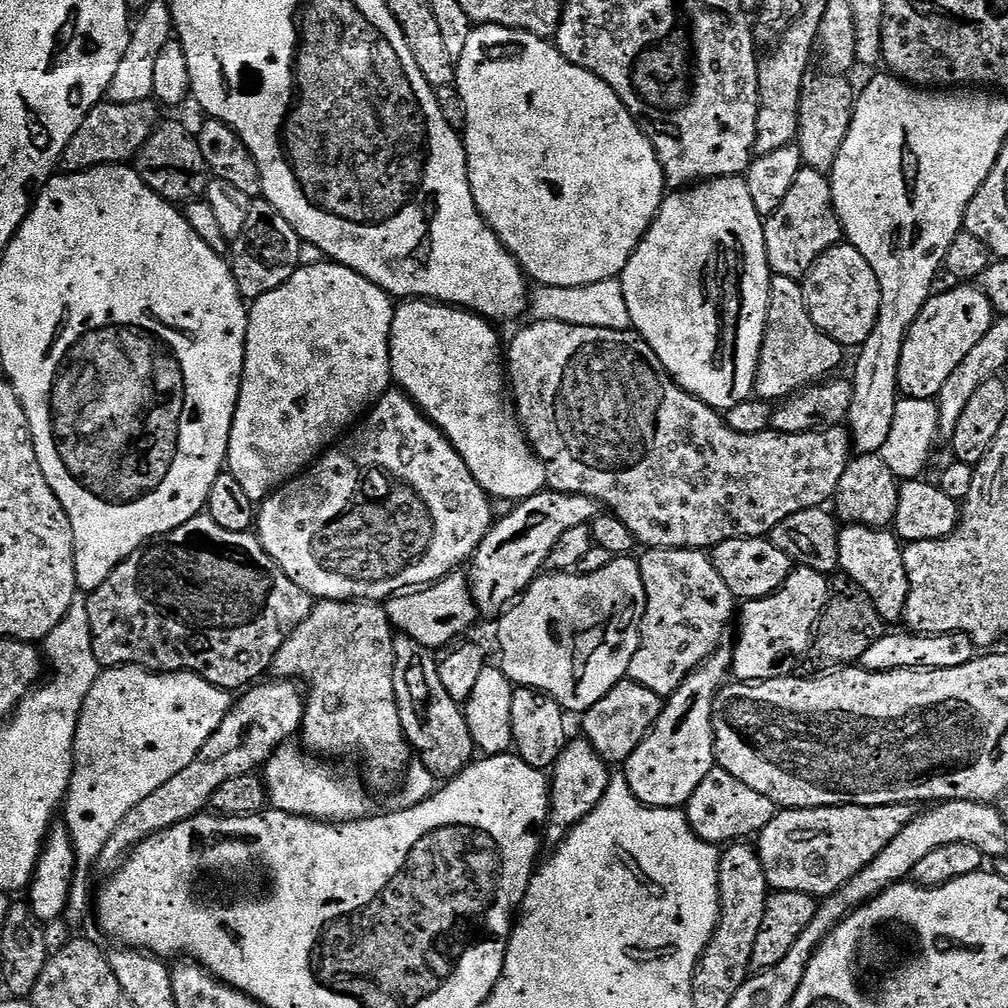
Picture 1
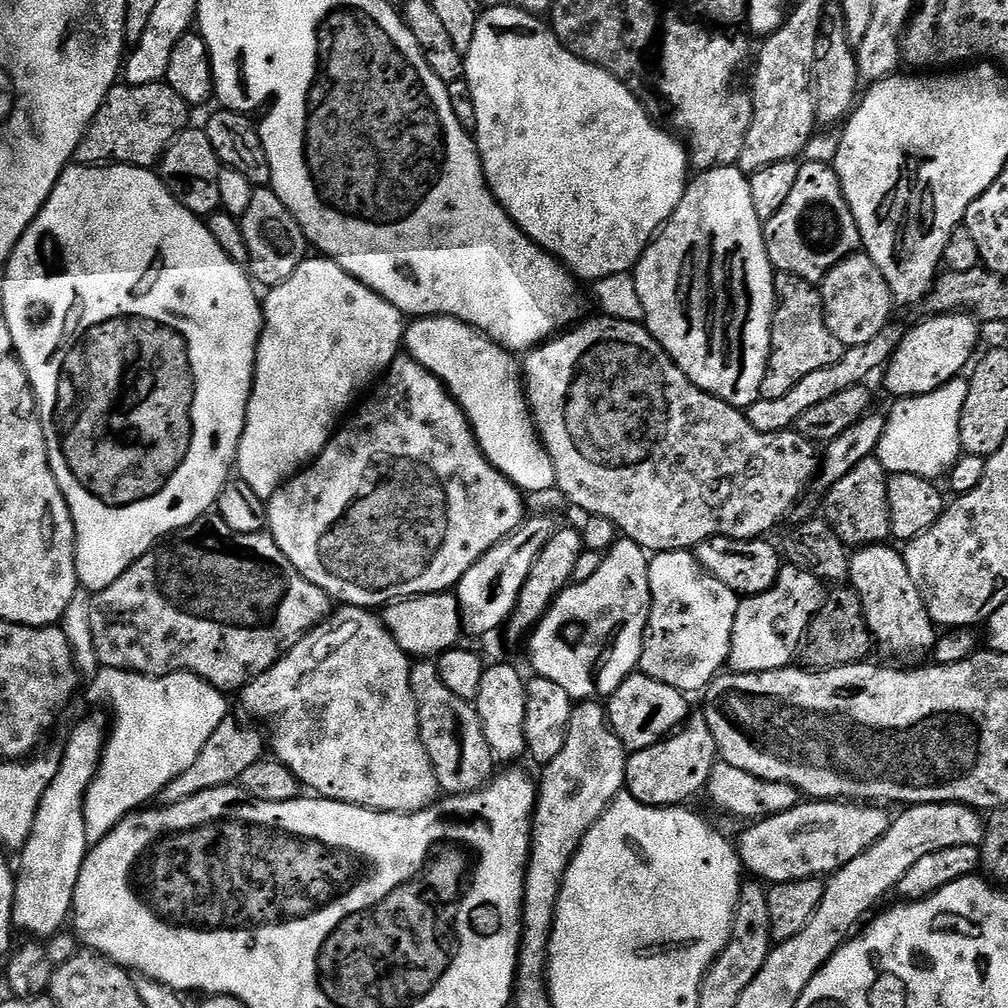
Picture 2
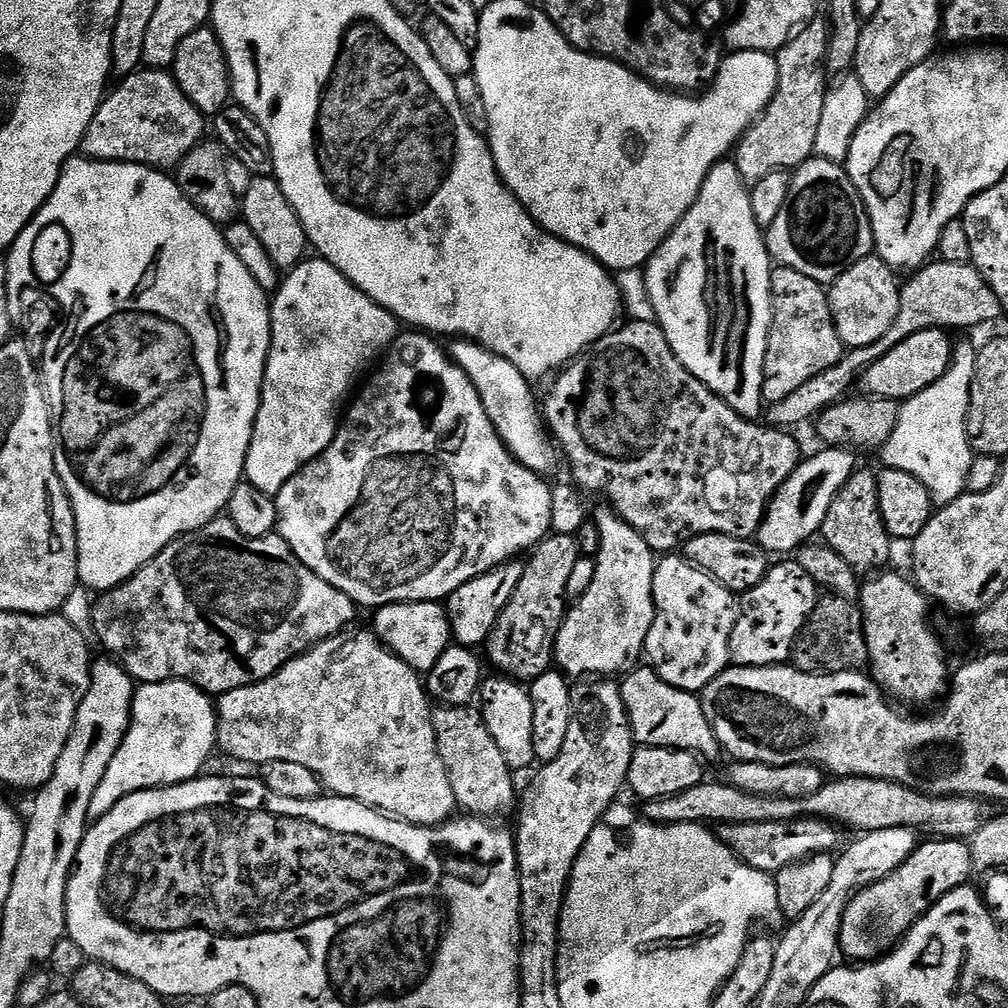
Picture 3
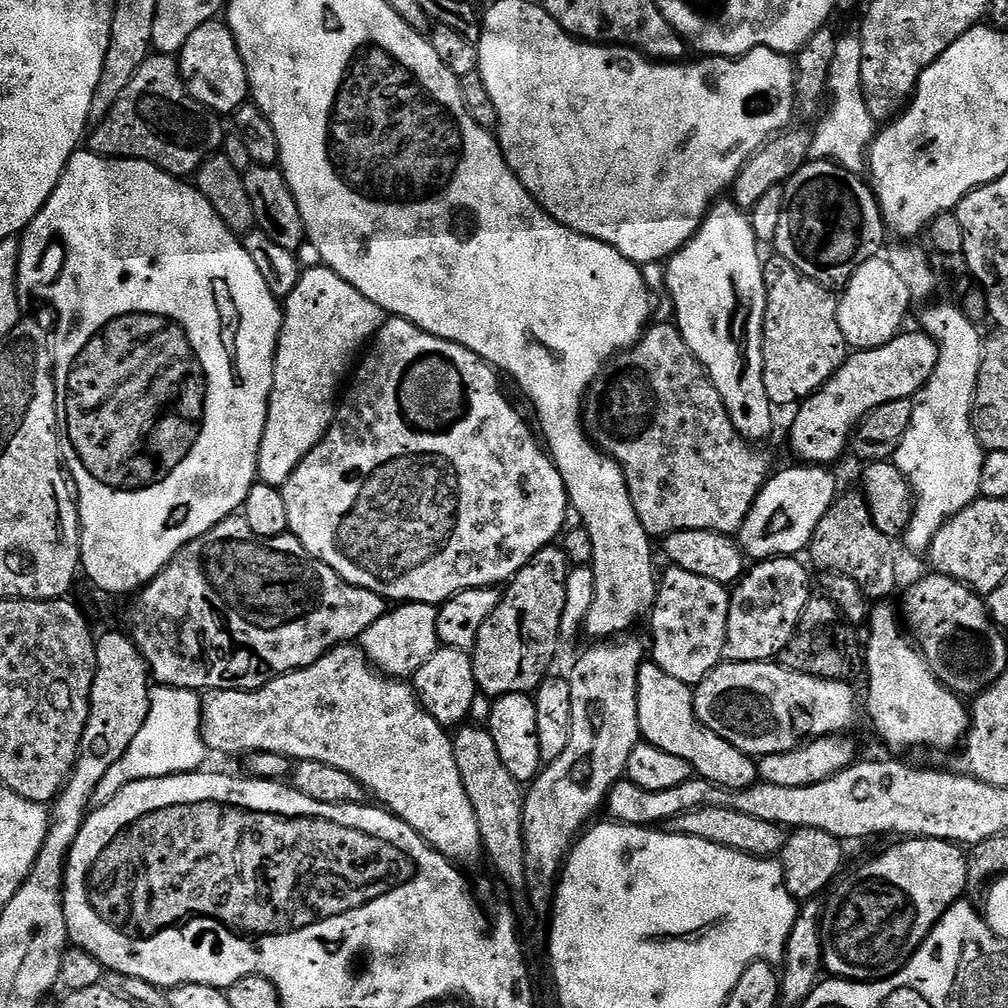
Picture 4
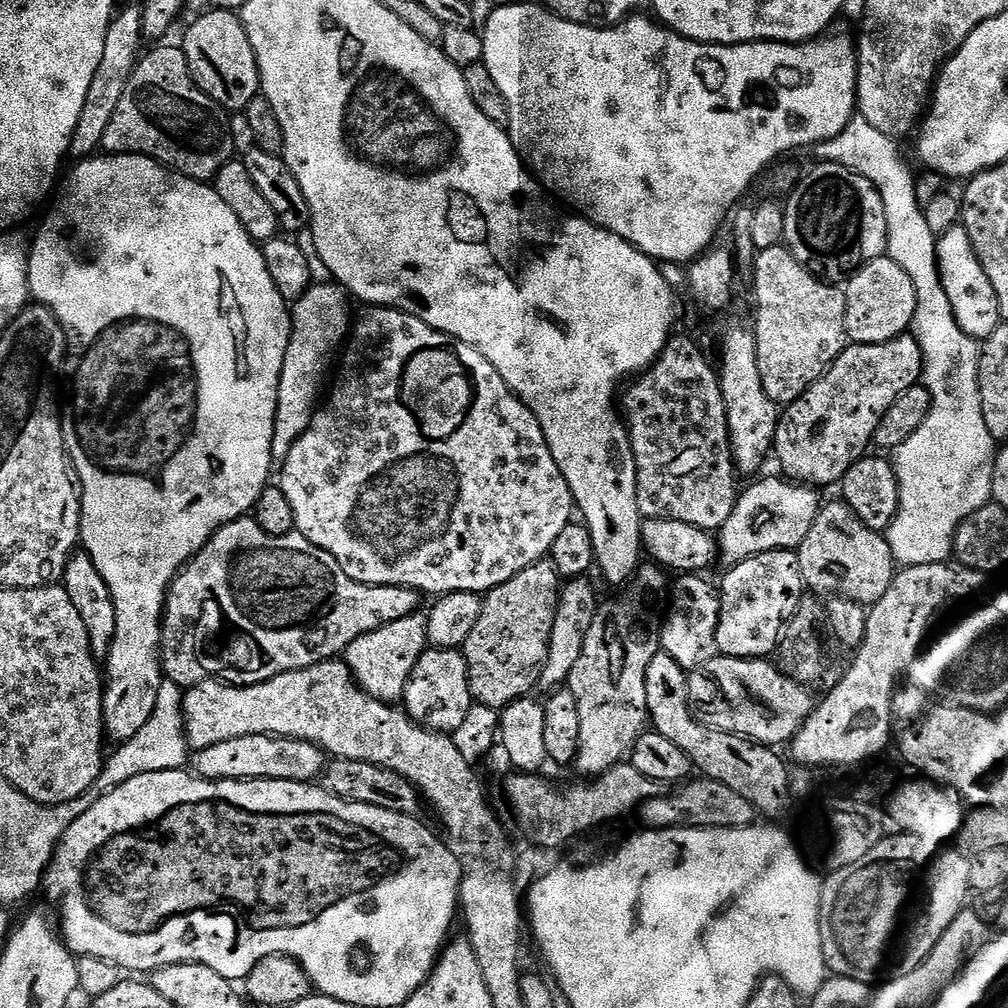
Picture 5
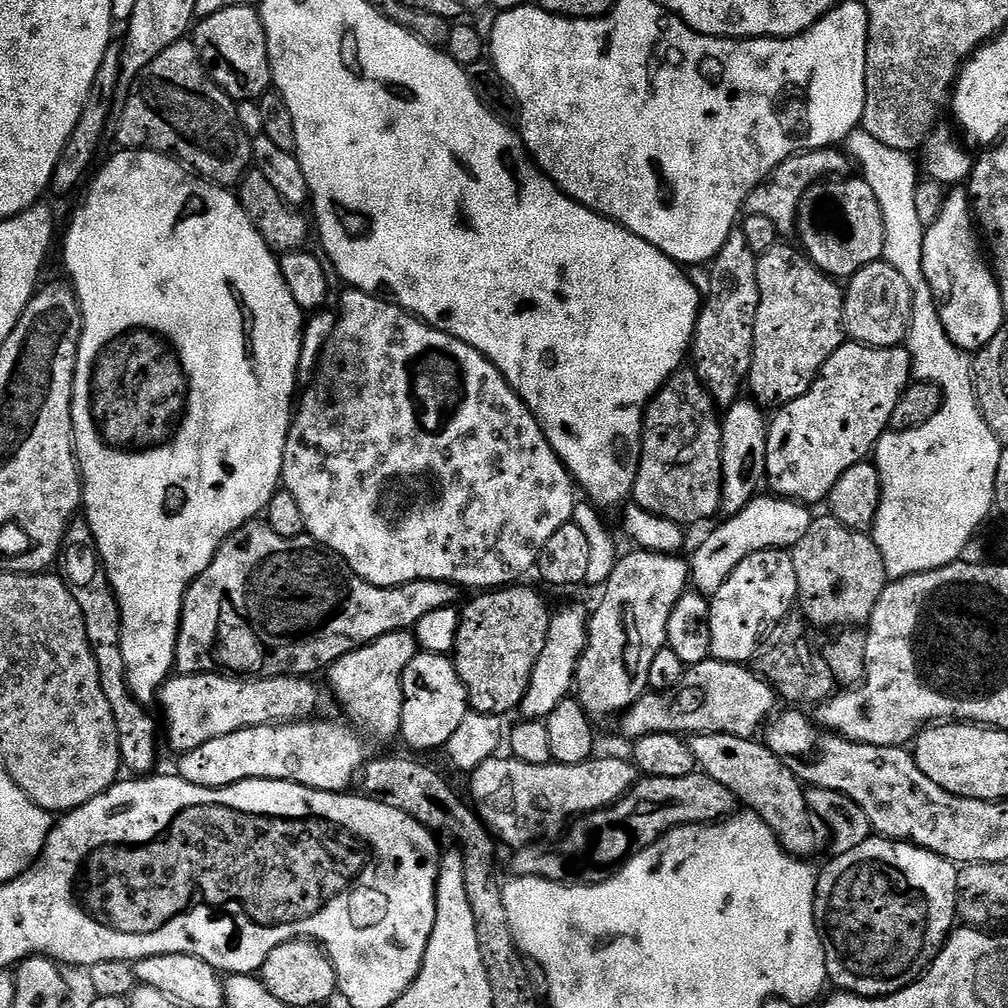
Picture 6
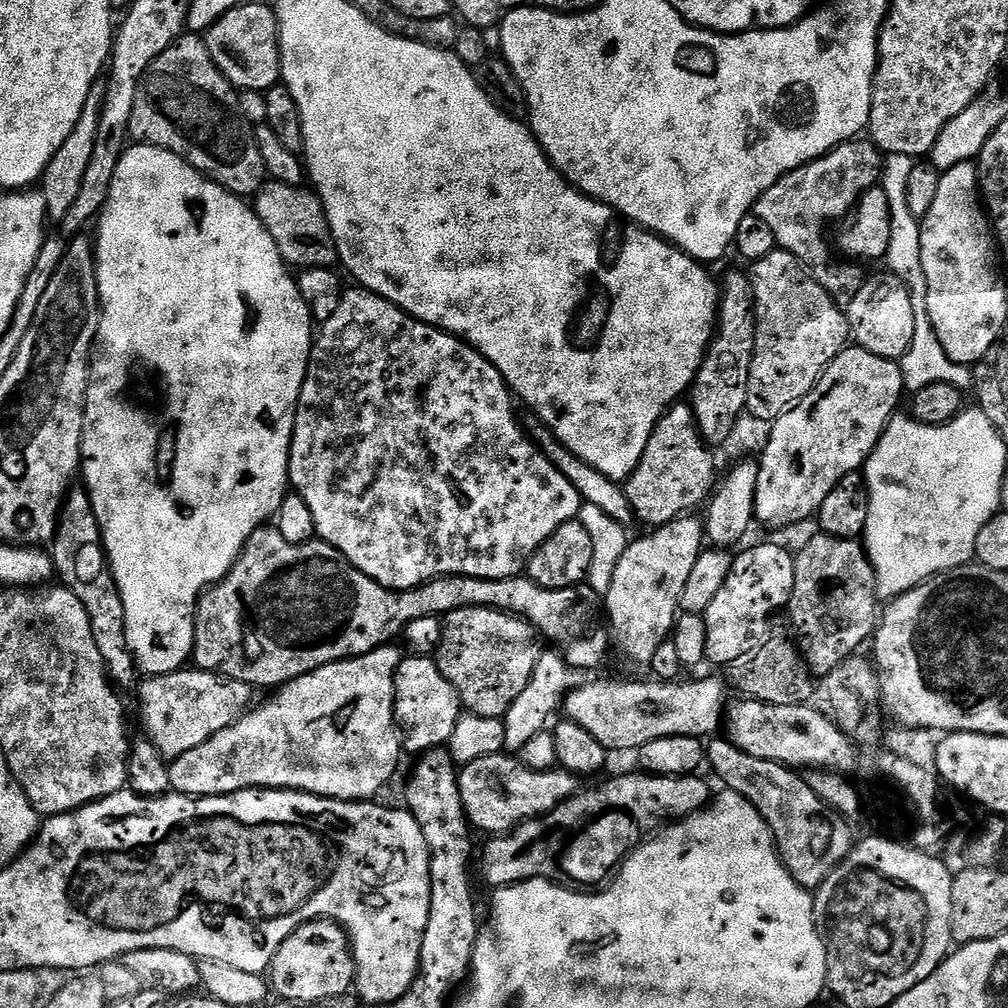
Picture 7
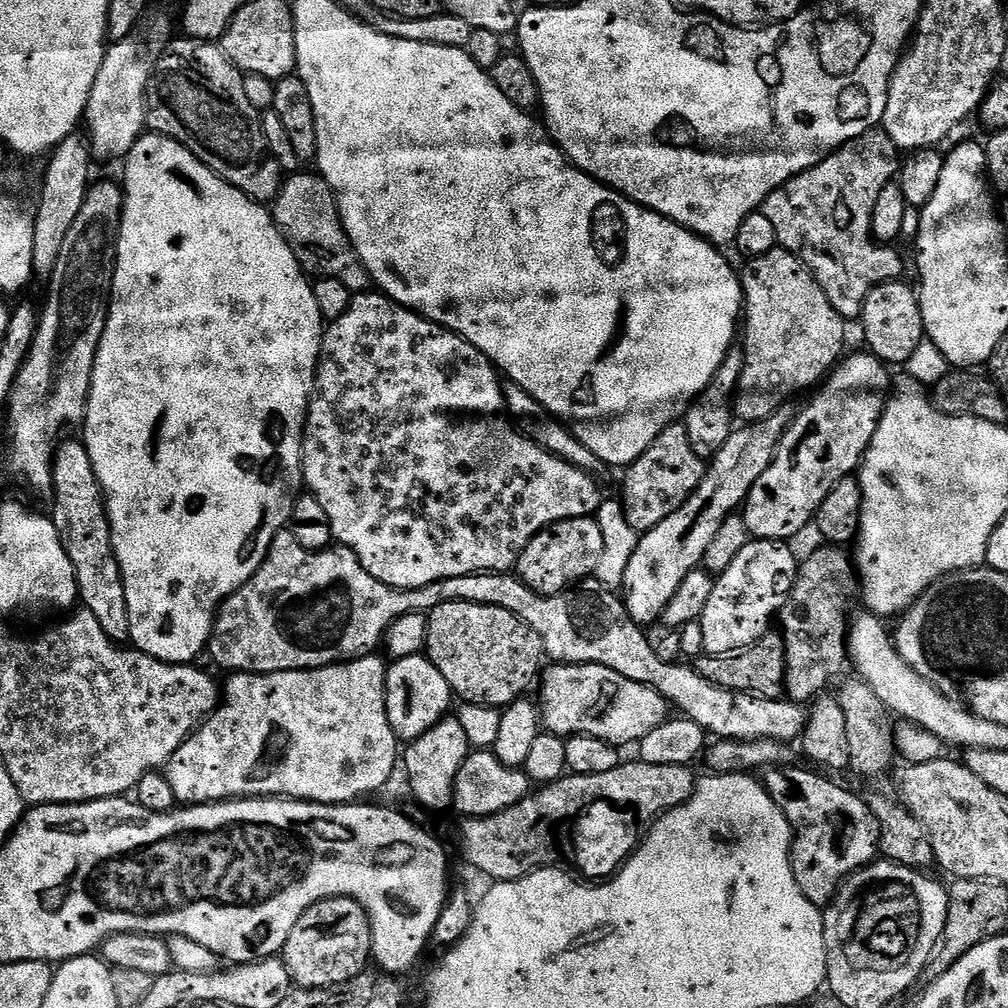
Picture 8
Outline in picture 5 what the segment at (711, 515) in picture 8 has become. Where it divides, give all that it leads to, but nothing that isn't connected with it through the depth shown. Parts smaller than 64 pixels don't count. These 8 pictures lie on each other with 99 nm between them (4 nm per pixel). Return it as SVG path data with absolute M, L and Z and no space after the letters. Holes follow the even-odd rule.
M659 566L637 568L624 600L616 600L613 604L604 602L599 605L596 617L590 625L590 634L586 634L586 646L582 646L582 655L578 658L574 670L570 670L566 687L572 691L574 699L578 702L578 742L580 743L574 768L584 775L581 777L595 778L621 763L631 753L633 746L636 745L636 739L645 731L649 723L644 685L646 666L650 666L657 652L661 651L662 605L670 588L670 580L668 584L667 578L669 579L665 569Z

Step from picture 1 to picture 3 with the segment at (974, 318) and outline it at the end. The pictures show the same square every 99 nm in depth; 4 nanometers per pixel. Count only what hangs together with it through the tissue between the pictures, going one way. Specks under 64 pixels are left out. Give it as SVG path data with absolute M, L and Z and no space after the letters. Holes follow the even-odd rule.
M935 328L922 330L922 334L913 334L911 338L906 338L906 342L898 342L898 346L894 346L894 350L886 354L886 358L878 358L878 362L874 362L864 371L863 391L887 400L903 402L926 390L926 386L942 378L942 374L946 374L950 366L954 340L948 336L951 335L945 329Z

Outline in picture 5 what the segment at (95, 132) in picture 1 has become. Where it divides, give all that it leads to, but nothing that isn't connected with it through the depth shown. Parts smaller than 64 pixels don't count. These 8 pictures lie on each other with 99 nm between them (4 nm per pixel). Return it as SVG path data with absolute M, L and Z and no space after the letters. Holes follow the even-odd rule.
M164 46L153 47L156 48L153 52L145 51L143 55L139 57L130 82L126 82L126 91L122 93L122 99L118 101L118 110L114 110L114 118L110 118L110 126L106 129L106 135L102 137L102 142L100 143L101 149L103 149L105 153L118 156L126 156L129 154L133 156L149 156L152 160L156 160L159 164L164 165L164 167L171 168L173 172L181 172L182 175L188 176L191 180L211 181L218 174L218 170L222 170L222 166L226 166L237 155L236 147L234 146L234 138L230 134L230 126L228 125L230 119L229 113L219 108L201 88L196 86L194 78L190 74L190 66L186 62L186 54L184 53L183 47L160 47Z

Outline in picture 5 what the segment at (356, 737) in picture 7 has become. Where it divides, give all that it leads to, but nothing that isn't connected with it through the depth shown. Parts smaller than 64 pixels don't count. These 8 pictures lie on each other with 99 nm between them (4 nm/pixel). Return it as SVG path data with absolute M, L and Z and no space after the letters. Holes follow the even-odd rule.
M417 614L398 618L398 622L390 622L355 640L348 647L346 663L352 677L367 696L384 704L395 705L403 701L410 674L428 647L428 621L423 615ZM247 736L234 738L230 742L218 742L206 750L195 753L190 760L190 768L201 780L293 780L299 784L312 782L326 767L325 753L304 740L281 740L275 736Z

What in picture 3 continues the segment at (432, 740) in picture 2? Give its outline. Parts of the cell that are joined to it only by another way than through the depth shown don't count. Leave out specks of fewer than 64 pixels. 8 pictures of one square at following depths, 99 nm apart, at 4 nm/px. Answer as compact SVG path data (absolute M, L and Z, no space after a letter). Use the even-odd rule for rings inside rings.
M440 706L432 713L432 725L435 728L436 749L446 766L457 805L461 809L466 808L469 815L487 820L496 818L492 816L513 813L518 804L515 775L486 729L483 713L472 706Z

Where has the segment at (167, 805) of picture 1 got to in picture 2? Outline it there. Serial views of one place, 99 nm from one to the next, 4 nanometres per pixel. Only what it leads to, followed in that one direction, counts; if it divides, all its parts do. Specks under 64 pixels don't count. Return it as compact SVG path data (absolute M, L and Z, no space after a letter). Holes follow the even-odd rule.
M225 718L218 726L218 730L214 730L214 734L210 734L206 746L202 746L194 766L190 766L190 770L182 770L182 774L173 776L171 782L160 790L159 803L164 806L177 804L186 798L202 794L206 790L235 785L248 767L254 766L254 762L265 759L265 737L261 733L259 736L251 728L253 725L248 724L239 724L238 721L232 720L232 718Z

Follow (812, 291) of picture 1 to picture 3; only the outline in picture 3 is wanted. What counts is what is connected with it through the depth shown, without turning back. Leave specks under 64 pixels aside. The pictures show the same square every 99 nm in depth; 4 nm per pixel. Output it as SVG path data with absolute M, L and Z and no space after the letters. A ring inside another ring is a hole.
M873 254L854 262L854 266L840 275L832 283L828 292L828 301L840 341L848 348L870 346L890 330L894 318L898 318L901 281L896 280L897 273L885 260Z

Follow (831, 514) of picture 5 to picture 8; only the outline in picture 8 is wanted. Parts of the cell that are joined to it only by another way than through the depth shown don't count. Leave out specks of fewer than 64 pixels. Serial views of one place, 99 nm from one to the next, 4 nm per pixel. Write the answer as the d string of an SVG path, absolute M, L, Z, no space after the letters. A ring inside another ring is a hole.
M823 546L808 557L803 557L796 570L796 581L788 595L788 601L778 613L778 628L784 637L786 650L786 674L784 675L784 690L791 703L801 706L815 701L825 691L824 688L843 668L846 668L848 658L848 626L852 603L857 603L861 591L856 566L851 555L848 556L843 547Z

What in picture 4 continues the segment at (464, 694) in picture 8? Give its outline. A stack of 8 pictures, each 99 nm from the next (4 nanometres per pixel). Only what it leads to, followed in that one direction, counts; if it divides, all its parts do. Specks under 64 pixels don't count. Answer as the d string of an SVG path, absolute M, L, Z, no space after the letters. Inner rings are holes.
M549 546L513 576L503 589L494 614L482 622L476 645L470 650L476 687L485 696L495 698L519 692L532 694L549 675L551 668L548 667L556 656L556 647L562 644L560 623L566 606L569 571L563 547Z

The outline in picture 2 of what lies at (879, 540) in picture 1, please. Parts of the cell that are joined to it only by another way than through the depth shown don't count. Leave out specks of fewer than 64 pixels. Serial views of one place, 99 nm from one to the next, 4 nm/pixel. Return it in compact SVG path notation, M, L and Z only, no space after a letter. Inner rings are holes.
M885 542L882 544L868 544L864 548L857 548L851 553L848 561L848 580L850 586L860 595L860 601L862 602L862 610L866 614L866 622L868 623L868 629L872 631L872 639L877 649L881 648L884 652L889 652L892 656L918 656L922 652L924 654L931 653L932 647L936 644L936 638L938 635L937 625L932 623L930 614L926 610L926 606L922 602L922 594L918 594L918 586L914 586L914 578L910 578L910 570L906 570L906 562L899 547L893 546L891 543Z

